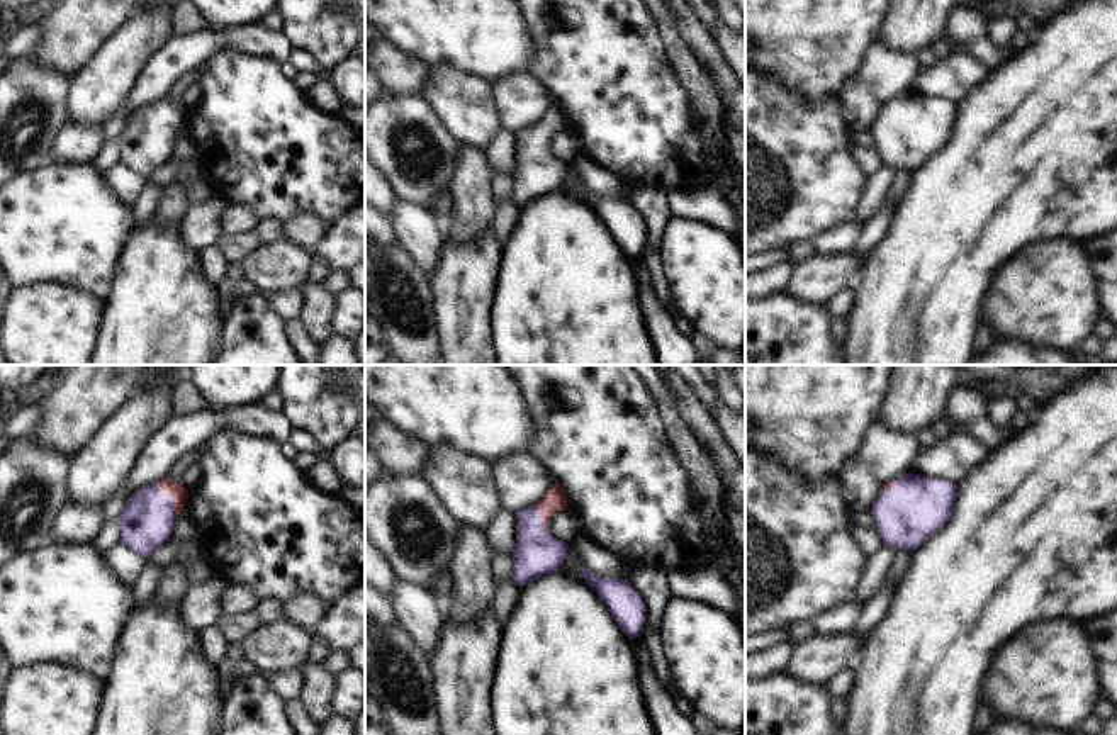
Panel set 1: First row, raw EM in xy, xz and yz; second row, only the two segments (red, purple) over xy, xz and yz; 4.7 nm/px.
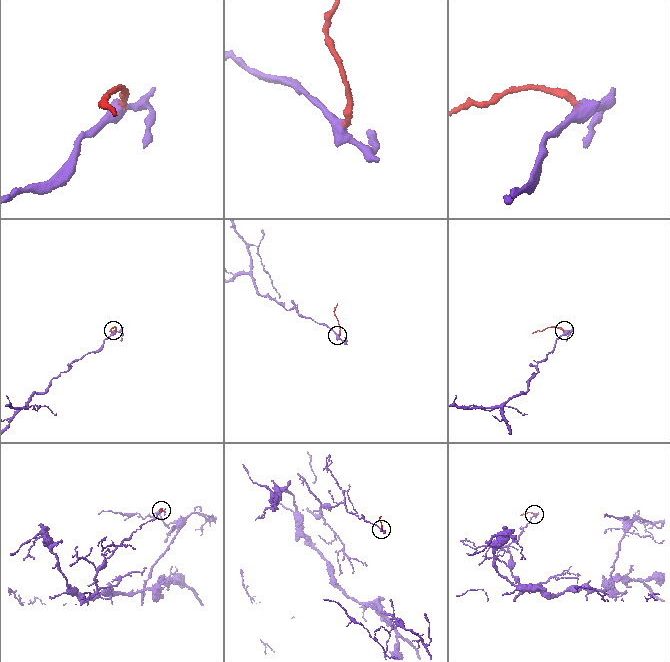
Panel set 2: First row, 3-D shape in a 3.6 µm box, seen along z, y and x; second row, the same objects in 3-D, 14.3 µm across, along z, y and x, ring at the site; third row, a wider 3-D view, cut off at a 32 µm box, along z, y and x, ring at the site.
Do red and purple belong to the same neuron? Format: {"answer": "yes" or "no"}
{"answer": "yes"}

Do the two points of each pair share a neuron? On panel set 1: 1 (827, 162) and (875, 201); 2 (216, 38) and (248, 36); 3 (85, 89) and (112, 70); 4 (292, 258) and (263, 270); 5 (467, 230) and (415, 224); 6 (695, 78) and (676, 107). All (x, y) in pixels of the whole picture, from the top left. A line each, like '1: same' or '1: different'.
1: different
2: same
3: same
4: same
5: same
6: different

